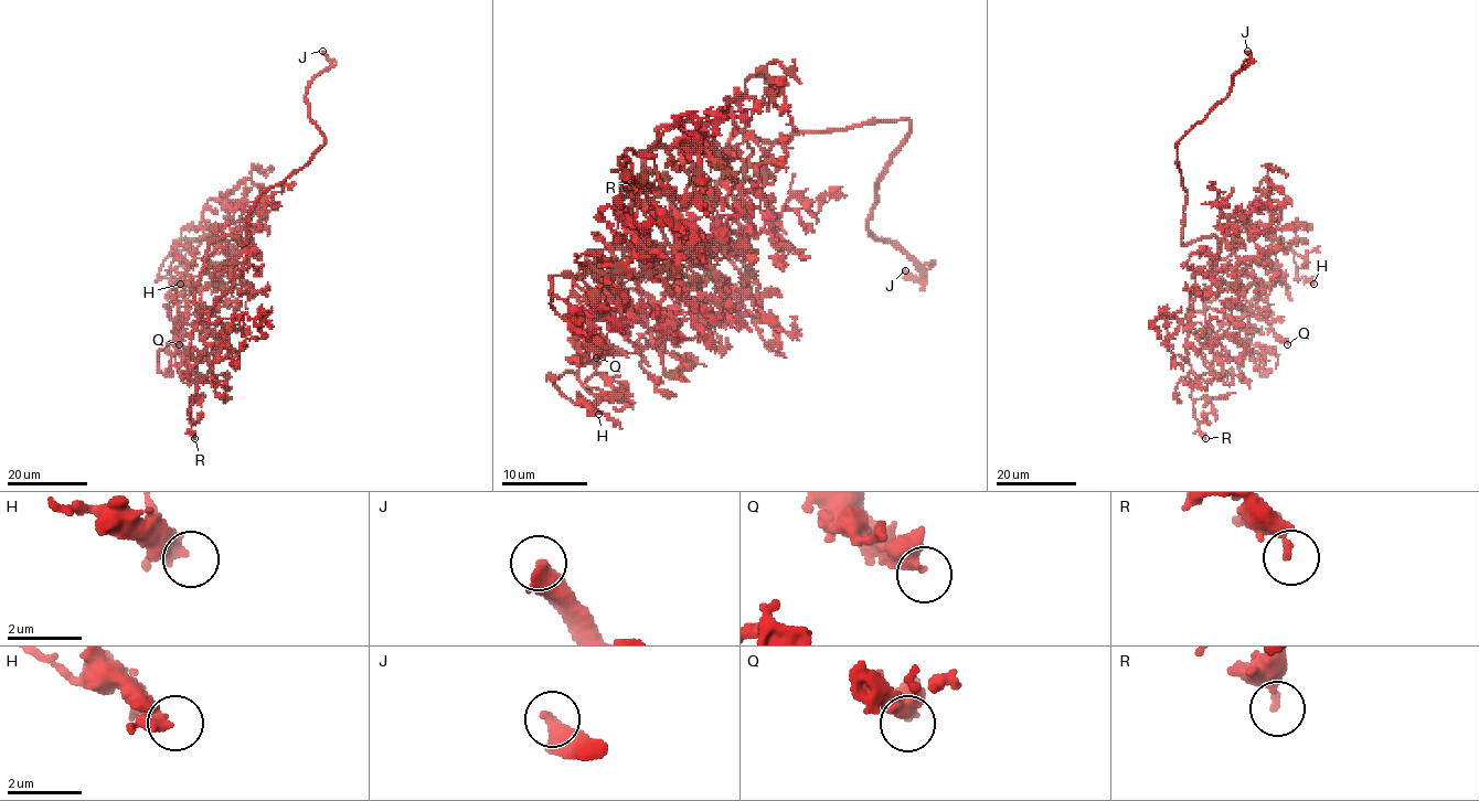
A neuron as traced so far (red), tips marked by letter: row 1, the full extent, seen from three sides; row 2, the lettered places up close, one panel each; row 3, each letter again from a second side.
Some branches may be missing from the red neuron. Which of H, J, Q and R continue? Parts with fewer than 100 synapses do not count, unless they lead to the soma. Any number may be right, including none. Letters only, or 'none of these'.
J

